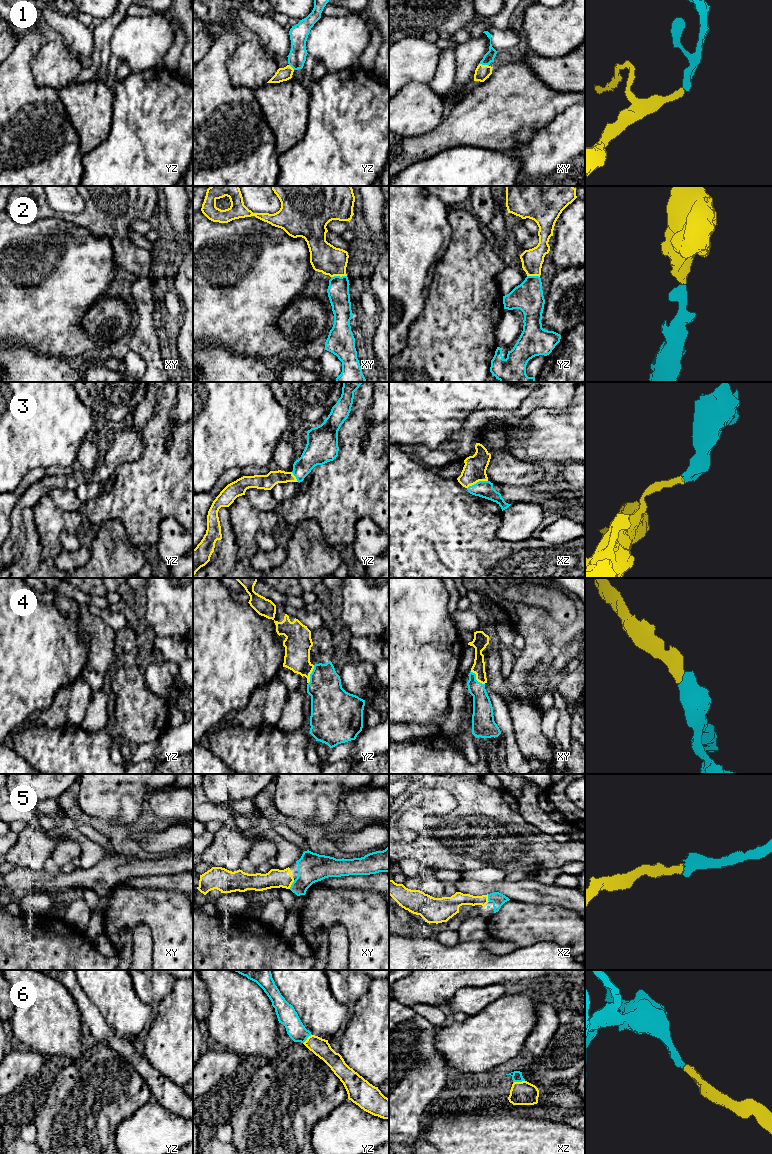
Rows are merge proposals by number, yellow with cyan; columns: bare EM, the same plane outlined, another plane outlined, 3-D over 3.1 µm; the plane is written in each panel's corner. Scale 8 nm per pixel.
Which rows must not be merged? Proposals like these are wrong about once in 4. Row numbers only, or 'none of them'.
none of them

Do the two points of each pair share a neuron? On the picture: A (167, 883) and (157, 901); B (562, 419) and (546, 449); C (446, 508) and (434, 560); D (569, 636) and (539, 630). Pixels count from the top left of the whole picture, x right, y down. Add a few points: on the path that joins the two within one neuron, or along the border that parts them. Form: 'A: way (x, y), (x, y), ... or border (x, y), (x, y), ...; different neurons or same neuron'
A: border (141, 887), (161, 887), (177, 889), (182, 892); different neurons
B: way (562, 426), (547, 442); same neuron
C: way (437, 521), (437, 547); same neuron
D: way (562, 634), (546, 633); same neuron

